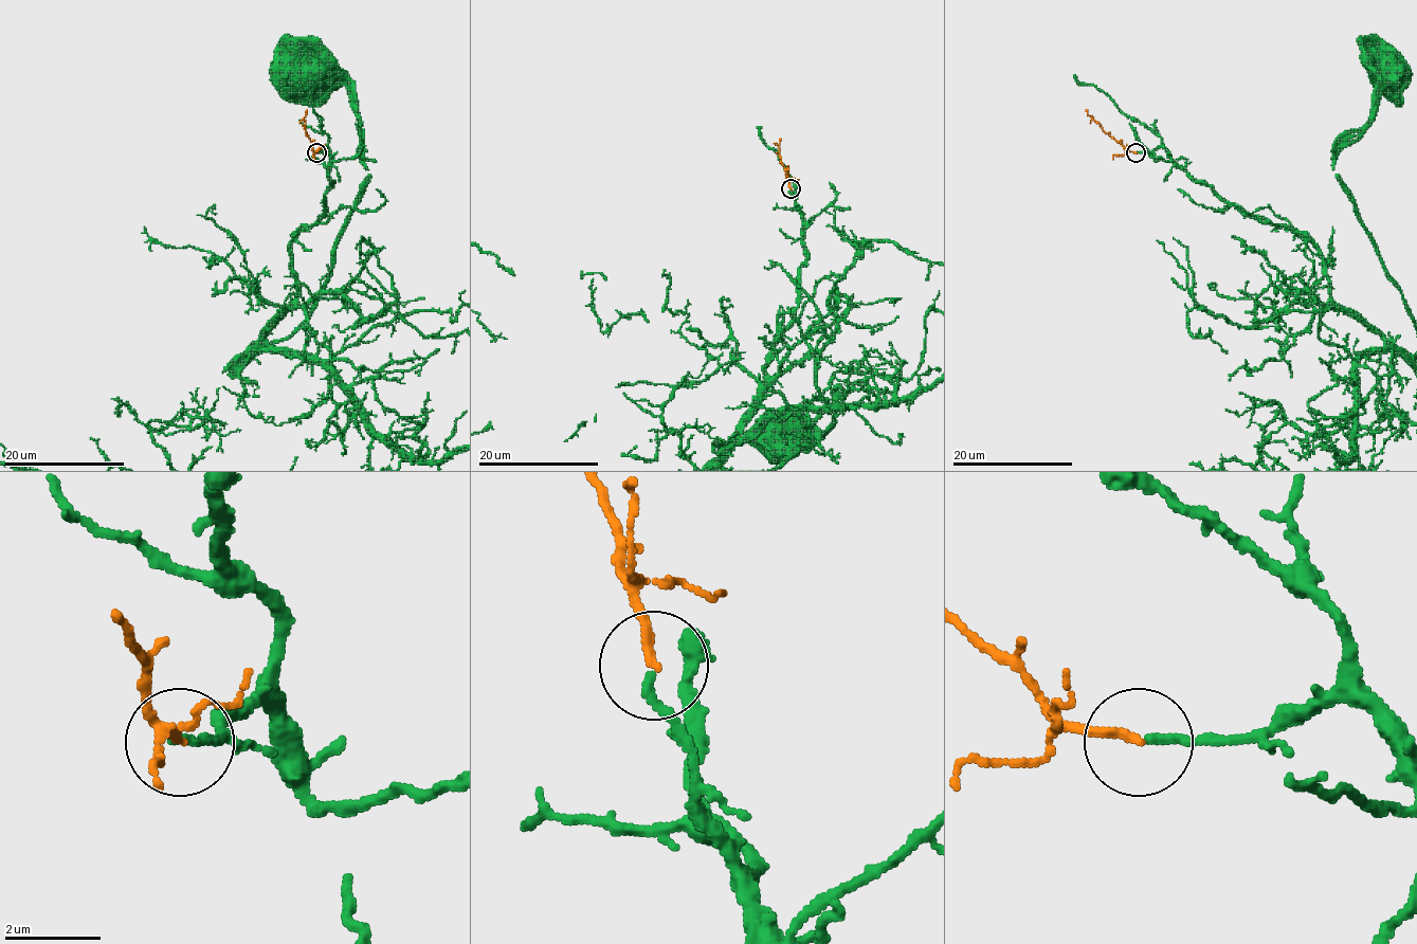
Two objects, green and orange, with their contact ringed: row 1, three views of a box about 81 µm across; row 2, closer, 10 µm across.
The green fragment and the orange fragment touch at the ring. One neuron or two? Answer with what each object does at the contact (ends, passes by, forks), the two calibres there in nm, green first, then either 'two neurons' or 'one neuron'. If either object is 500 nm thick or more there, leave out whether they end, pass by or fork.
green ends; orange ends; calibres 180 and 170 nm; two neurons

